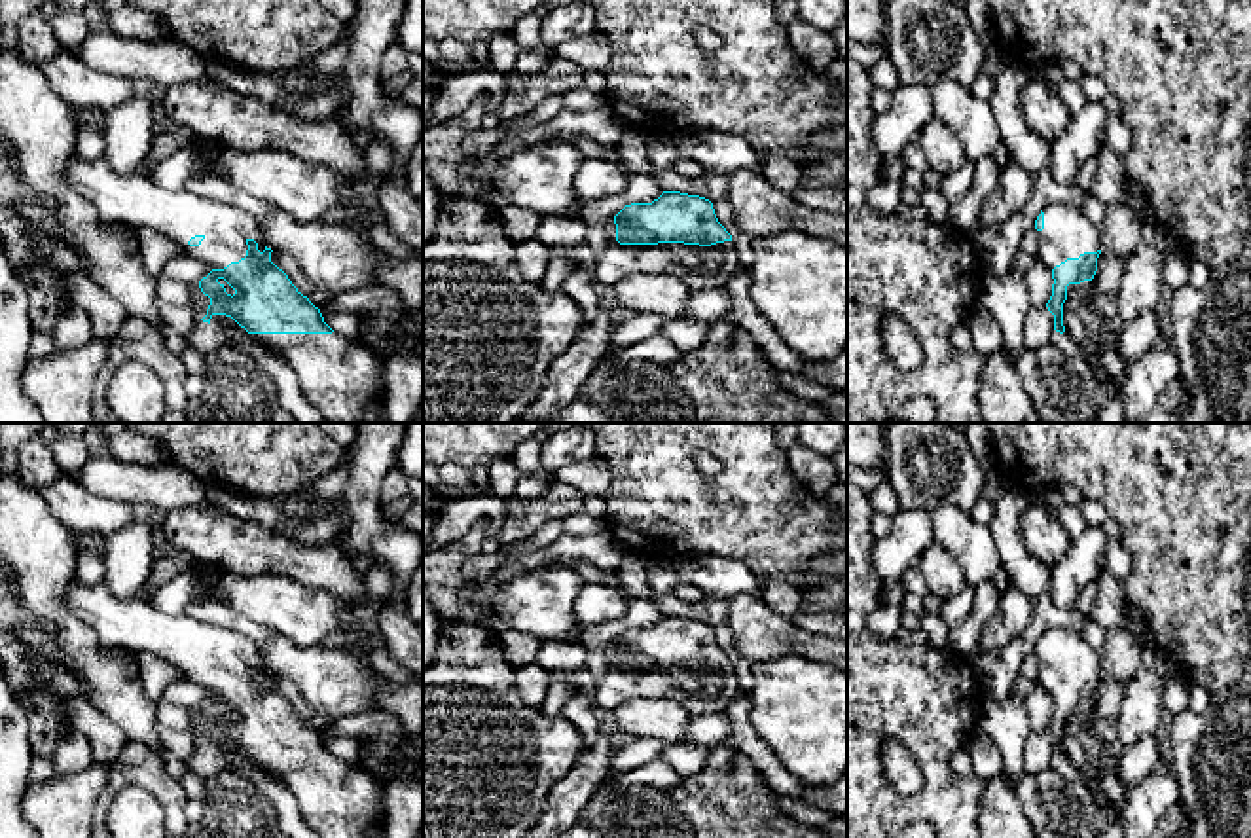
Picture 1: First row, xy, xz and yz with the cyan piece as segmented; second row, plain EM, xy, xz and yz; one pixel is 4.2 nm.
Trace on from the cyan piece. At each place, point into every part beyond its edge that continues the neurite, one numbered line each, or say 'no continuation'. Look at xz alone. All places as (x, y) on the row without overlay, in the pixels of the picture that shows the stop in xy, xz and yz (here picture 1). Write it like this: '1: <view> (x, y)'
1: xz (700, 692)

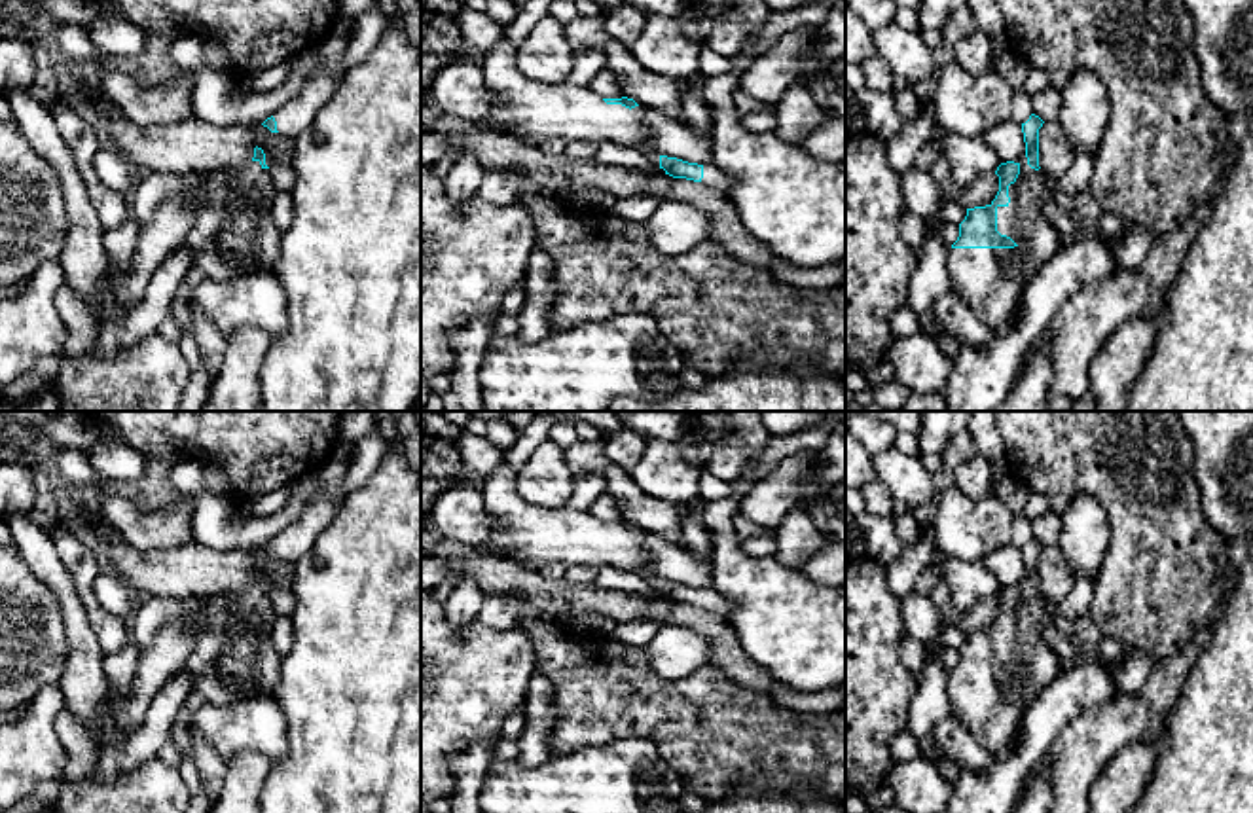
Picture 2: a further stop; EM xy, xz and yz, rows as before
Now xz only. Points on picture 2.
1: xz (531, 537)
2: xz (713, 601)

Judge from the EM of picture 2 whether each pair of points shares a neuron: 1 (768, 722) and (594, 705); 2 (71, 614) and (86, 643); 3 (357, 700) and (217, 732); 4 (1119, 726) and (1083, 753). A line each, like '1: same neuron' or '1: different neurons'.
1: same neuron
2: same neuron
3: different neurons
4: same neuron

